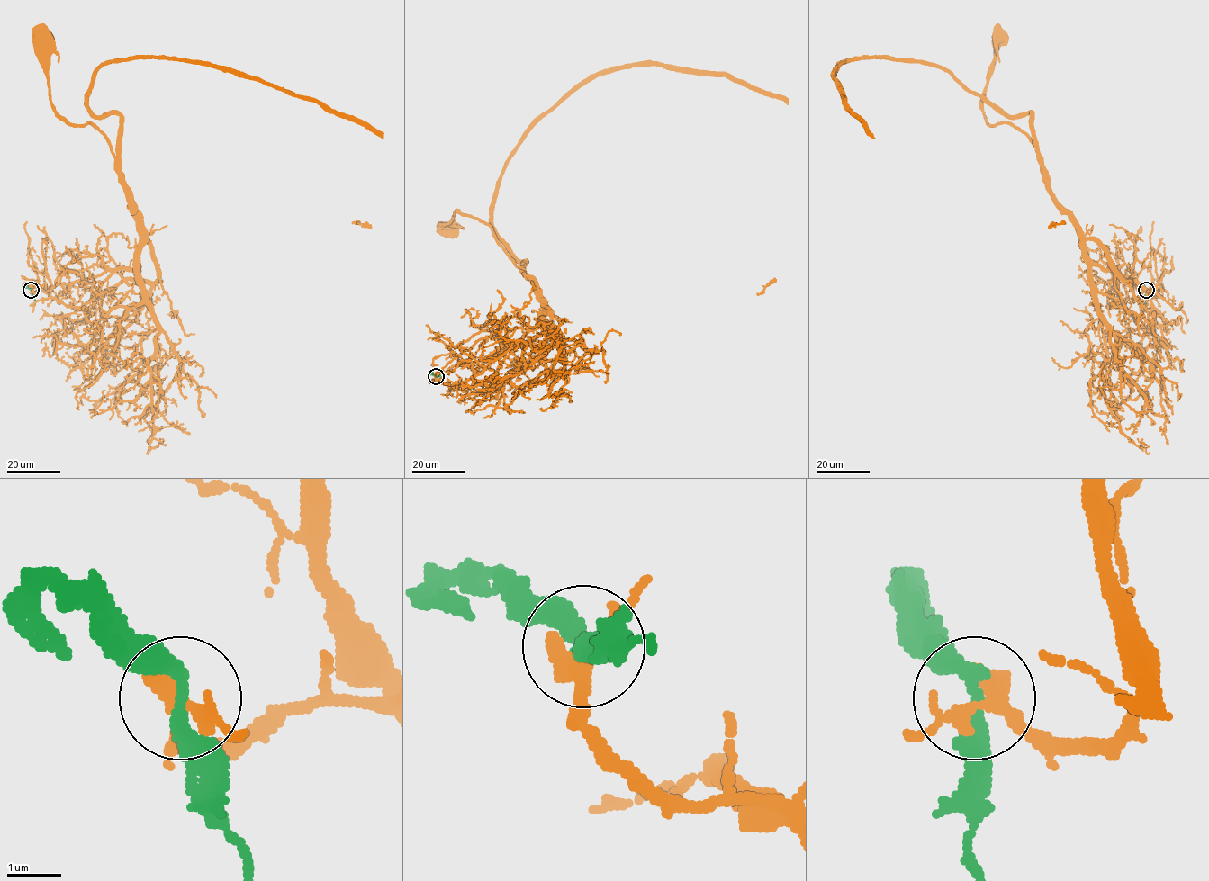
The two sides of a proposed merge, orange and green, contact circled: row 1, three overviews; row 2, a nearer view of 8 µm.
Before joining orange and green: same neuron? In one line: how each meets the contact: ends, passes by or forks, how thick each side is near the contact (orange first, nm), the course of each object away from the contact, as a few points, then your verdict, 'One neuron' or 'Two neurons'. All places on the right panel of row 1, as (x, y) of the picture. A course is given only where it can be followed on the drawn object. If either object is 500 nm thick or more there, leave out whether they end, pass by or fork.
At the ring orange passes by. At the ring green passes by. Thickness 340 nm (orange) against 300 nm. Course of orange: (1146, 289), (1090, 259), (1050, 190), (1033, 142), (1009, 123), (987, 122), (983, 89), (1001, 36). Course of green: (1146, 290), (1144, 304). Two neurons

